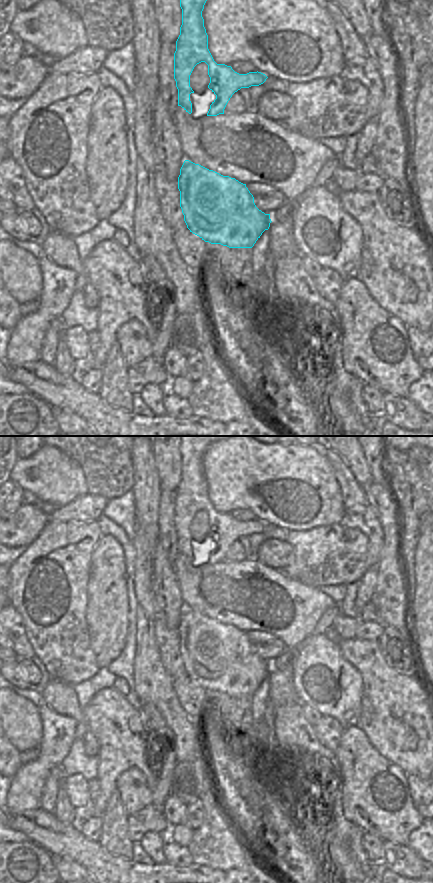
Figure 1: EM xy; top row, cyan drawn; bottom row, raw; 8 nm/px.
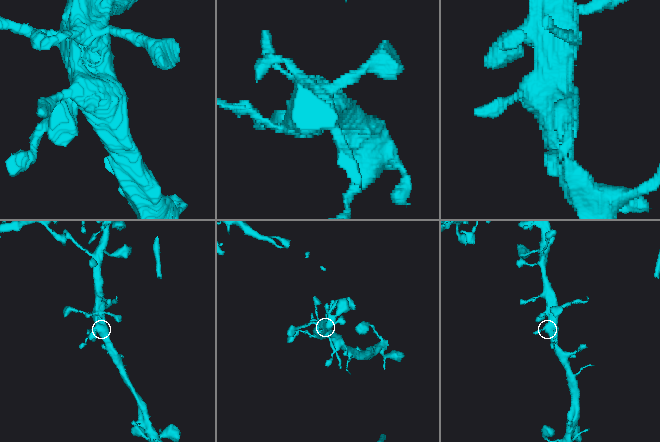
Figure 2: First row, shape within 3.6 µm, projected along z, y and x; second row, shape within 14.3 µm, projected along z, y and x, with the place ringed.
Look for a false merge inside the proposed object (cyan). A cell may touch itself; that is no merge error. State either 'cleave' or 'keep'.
keep

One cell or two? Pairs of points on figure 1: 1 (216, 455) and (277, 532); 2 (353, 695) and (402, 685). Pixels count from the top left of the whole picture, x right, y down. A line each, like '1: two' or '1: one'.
1: two
2: two

